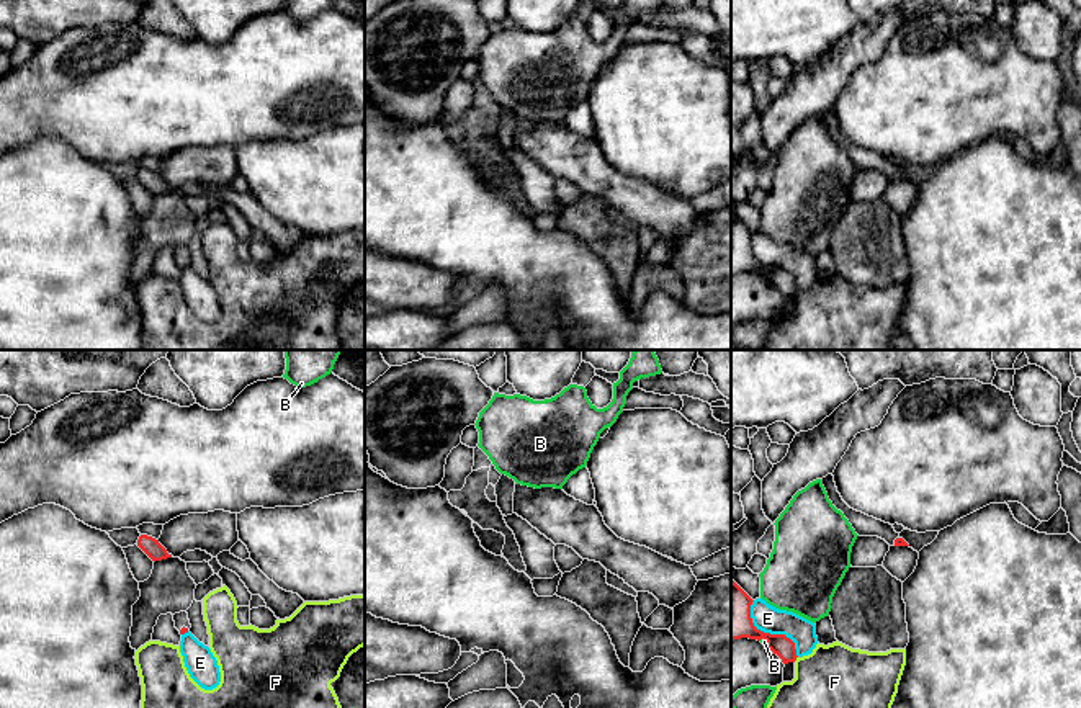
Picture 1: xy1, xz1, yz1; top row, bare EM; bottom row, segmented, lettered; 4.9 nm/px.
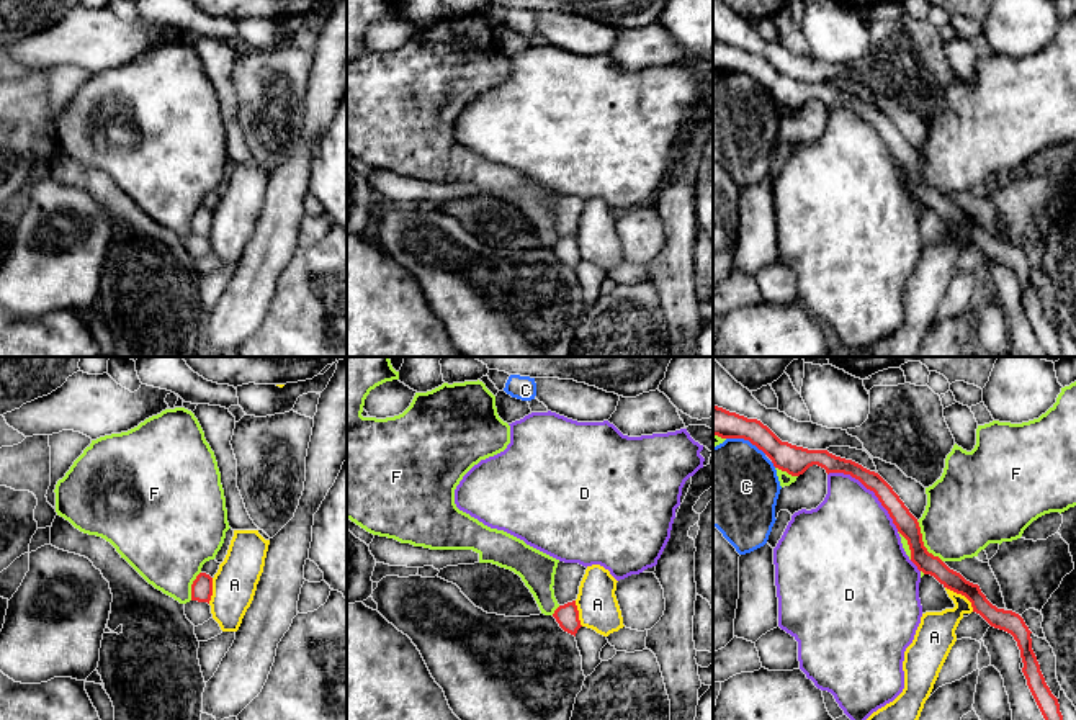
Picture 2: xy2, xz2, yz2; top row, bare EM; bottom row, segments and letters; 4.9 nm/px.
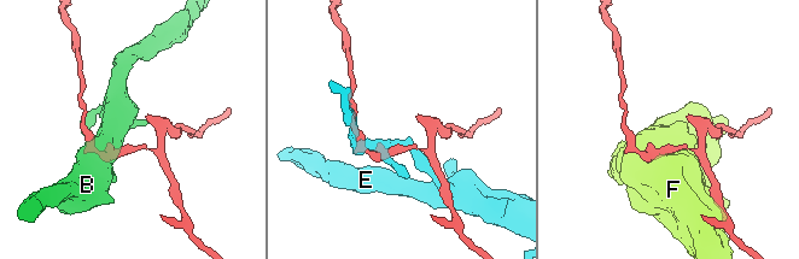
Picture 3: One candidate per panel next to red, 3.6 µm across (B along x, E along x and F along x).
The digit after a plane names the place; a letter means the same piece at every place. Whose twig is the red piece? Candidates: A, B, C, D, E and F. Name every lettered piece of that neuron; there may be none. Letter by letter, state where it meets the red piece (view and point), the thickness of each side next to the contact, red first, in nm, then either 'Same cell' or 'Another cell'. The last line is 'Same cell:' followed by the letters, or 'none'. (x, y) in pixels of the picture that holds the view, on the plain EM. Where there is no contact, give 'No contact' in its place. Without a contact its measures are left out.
A: Touches red at yz2 (962, 228). Thickness 100 nm (red) against 190 nm. Another cell
B: Touches red at yz1 (766, 273). Thickness 190 nm (red) against 20 nm. Another cell
C: Touches red at yz2 (746, 72). Thickness 140 nm (red) against 440 nm. Another cell
D: Touches red at yz2 (870, 123). Thickness 110 nm (red) against 420 nm. Another cell
E: Touches red at yz1 (769, 267). Thickness 190 nm (red) against 140 nm. Another cell
F: Touches red at yz2 (923, 177). Thickness 110 nm (red) against 380 nm. Another cell
Same cell: none

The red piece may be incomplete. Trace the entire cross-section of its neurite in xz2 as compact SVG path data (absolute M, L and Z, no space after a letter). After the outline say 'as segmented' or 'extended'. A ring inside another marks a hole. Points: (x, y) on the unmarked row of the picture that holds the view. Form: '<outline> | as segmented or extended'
M576 234L559 239L554 244L553 250L556 252L556 255L564 265L574 270L577 263L582 260L579 254L579 244L577 244Z | as segmented

